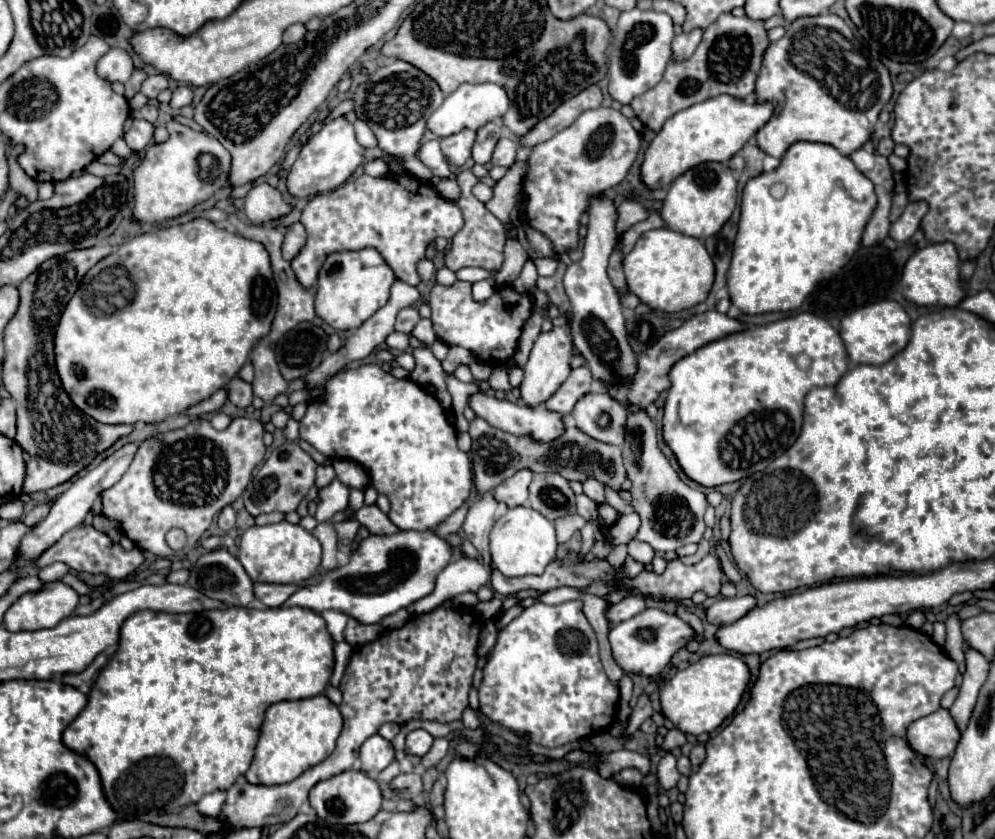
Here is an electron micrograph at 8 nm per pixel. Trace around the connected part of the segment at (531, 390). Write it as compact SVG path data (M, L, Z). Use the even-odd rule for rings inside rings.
M554 326L552 332L542 332L532 346L530 358L524 366L524 380L520 384L520 396L526 406L538 406L546 402L568 378L570 374L570 358L572 358L572 336L570 328Z

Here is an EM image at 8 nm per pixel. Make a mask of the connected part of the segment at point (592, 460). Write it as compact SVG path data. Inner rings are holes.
M474 418L470 422L468 432L472 436L470 458L474 462L474 482L476 482L478 494L484 494L484 492L496 488L500 482L508 480L514 472L518 472L522 468L530 468L532 472L558 472L566 480L578 480L578 482L584 482L586 478L592 476L592 478L600 480L604 486L614 486L614 490L624 500L630 500L630 492L620 492L620 484L622 484L622 480L626 480L620 446L612 446L612 444L594 440L578 428L566 428L564 436L560 436L558 440L554 440L550 444L540 444L526 436L516 438L508 432L492 428L482 418Z

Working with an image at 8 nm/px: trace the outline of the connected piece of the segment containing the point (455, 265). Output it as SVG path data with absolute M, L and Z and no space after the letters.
M462 170L458 176L456 176L460 188L462 188L462 196L458 200L460 204L460 210L464 214L464 226L462 230L452 238L452 246L450 250L446 252L446 266L450 270L458 270L458 268L464 268L464 266L478 266L478 268L484 268L484 270L500 270L502 266L502 250L504 250L504 242L506 242L506 230L504 230L504 224L492 216L492 212L478 200L474 198L472 194L472 188L478 180L478 176L474 176L472 170Z

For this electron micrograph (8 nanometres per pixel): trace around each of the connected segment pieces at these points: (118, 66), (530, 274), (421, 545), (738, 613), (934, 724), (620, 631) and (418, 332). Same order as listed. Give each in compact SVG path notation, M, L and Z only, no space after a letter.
M110 48L96 64L100 78L108 82L126 82L134 70L132 56L122 48Z
M530 258L530 260L526 262L526 266L524 266L524 270L522 270L520 278L514 282L514 288L516 288L518 292L532 290L532 288L536 286L536 280L538 280L538 270L536 270L536 264L534 264L534 260Z
M434 530L370 534L352 550L348 564L322 572L316 584L300 586L290 600L286 600L286 606L302 606L316 612L340 610L360 624L376 624L400 608L408 608L416 600L432 594L436 576L448 566L450 558L450 544Z
M740 596L740 598L720 598L718 602L714 602L708 610L706 616L712 624L724 626L724 624L732 624L736 620L740 620L742 616L746 616L752 608L758 606L758 600L754 596Z
M938 708L930 716L914 720L906 730L906 738L912 750L926 758L948 758L958 746L960 730L956 728L950 712Z
M646 608L642 614L614 624L608 638L612 644L612 654L626 674L636 672L644 676L660 676L670 664L672 656L696 638L696 630L686 624L678 614L670 614L660 608Z
M422 318L422 320L414 326L412 336L416 336L416 338L418 338L420 342L424 342L426 346L430 346L432 342L436 342L436 334L434 334L434 330L432 330L432 322L430 322L428 318Z

